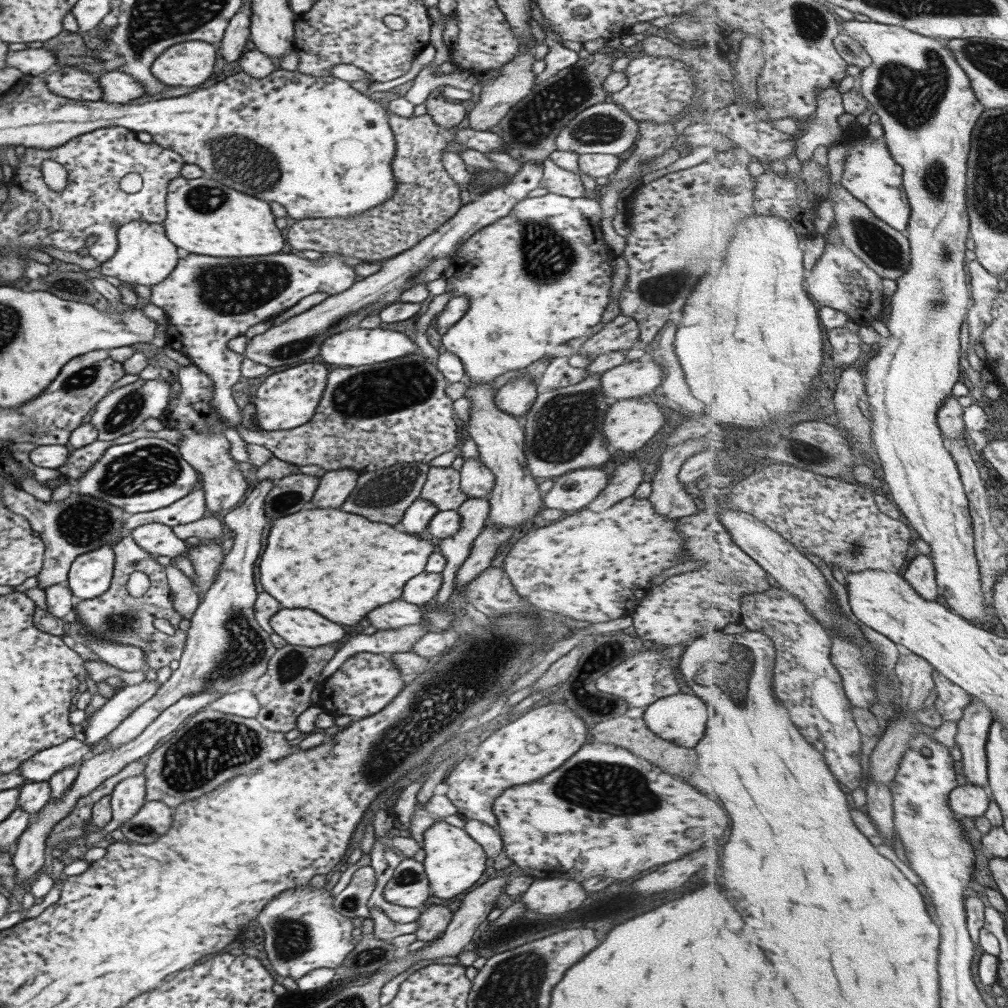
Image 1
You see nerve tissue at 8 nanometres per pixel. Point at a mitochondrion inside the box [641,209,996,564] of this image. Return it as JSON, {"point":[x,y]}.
{"point":[886,251]}

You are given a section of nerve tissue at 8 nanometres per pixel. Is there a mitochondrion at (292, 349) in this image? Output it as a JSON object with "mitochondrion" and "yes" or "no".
{"mitochondrion":"yes"}

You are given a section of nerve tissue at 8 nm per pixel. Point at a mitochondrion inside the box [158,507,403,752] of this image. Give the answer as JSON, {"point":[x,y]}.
{"point":[243,648]}

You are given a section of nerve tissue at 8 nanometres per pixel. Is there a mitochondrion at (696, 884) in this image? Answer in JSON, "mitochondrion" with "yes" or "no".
{"mitochondrion":"no"}

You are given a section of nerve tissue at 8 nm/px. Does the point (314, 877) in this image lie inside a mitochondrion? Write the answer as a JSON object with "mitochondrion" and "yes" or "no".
{"mitochondrion":"no"}

